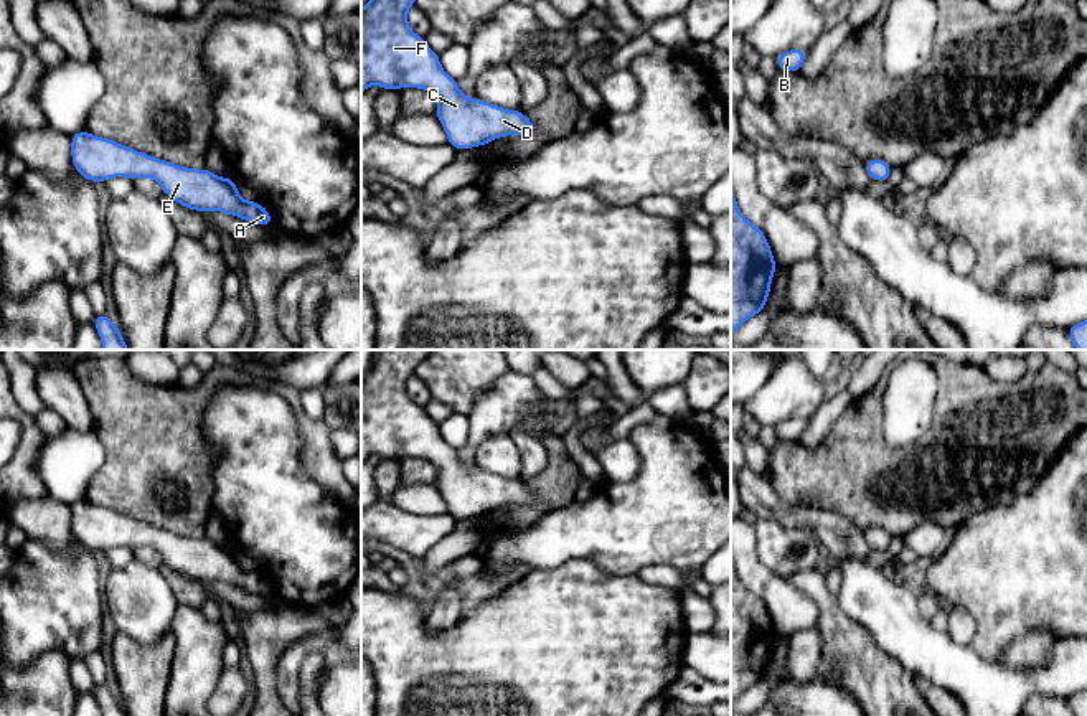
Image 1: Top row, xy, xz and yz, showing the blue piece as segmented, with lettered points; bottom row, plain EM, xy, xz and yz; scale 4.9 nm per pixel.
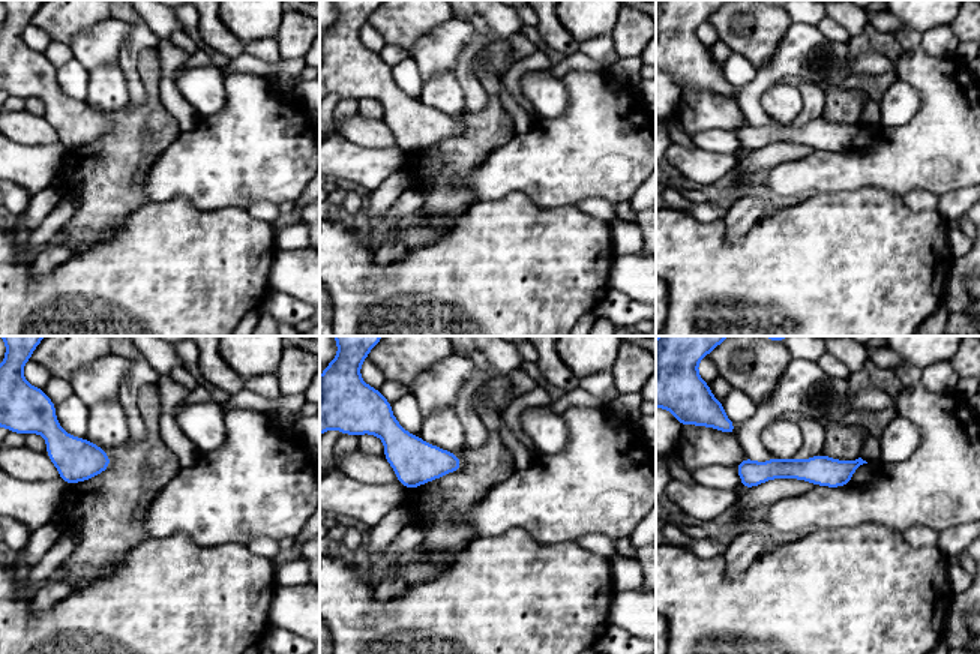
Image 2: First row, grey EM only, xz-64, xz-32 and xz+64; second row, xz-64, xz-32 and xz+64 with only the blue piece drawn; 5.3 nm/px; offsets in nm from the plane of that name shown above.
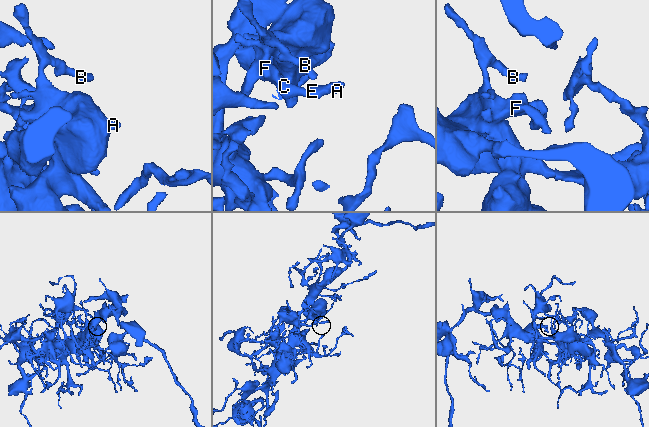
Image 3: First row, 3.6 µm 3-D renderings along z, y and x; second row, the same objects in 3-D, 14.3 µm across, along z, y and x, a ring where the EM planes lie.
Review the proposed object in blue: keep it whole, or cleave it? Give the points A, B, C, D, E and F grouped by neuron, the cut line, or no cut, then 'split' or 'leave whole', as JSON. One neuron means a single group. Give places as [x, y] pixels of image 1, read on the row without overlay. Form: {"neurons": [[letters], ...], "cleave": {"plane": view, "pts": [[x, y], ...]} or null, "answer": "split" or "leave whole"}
{"neurons": [["A", "B", "C", "D", "E", "F"]], "cleave": null, "answer": "leave whole"}

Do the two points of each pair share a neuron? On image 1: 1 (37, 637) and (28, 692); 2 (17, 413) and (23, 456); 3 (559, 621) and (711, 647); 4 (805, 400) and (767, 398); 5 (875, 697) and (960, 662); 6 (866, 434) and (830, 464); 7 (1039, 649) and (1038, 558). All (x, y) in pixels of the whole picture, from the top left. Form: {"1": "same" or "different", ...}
{"1": "different", "2": "same", "3": "different", "4": "same", "5": "different", "6": "same", "7": "different"}

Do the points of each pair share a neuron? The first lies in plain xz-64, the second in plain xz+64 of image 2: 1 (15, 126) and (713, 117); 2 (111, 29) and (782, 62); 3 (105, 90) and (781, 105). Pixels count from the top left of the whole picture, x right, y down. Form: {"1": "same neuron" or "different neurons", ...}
{"1": "different neurons", "2": "same neuron", "3": "same neuron"}

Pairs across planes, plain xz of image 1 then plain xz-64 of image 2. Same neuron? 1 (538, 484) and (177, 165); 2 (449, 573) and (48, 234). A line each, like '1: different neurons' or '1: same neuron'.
1: different neurons
2: same neuron

